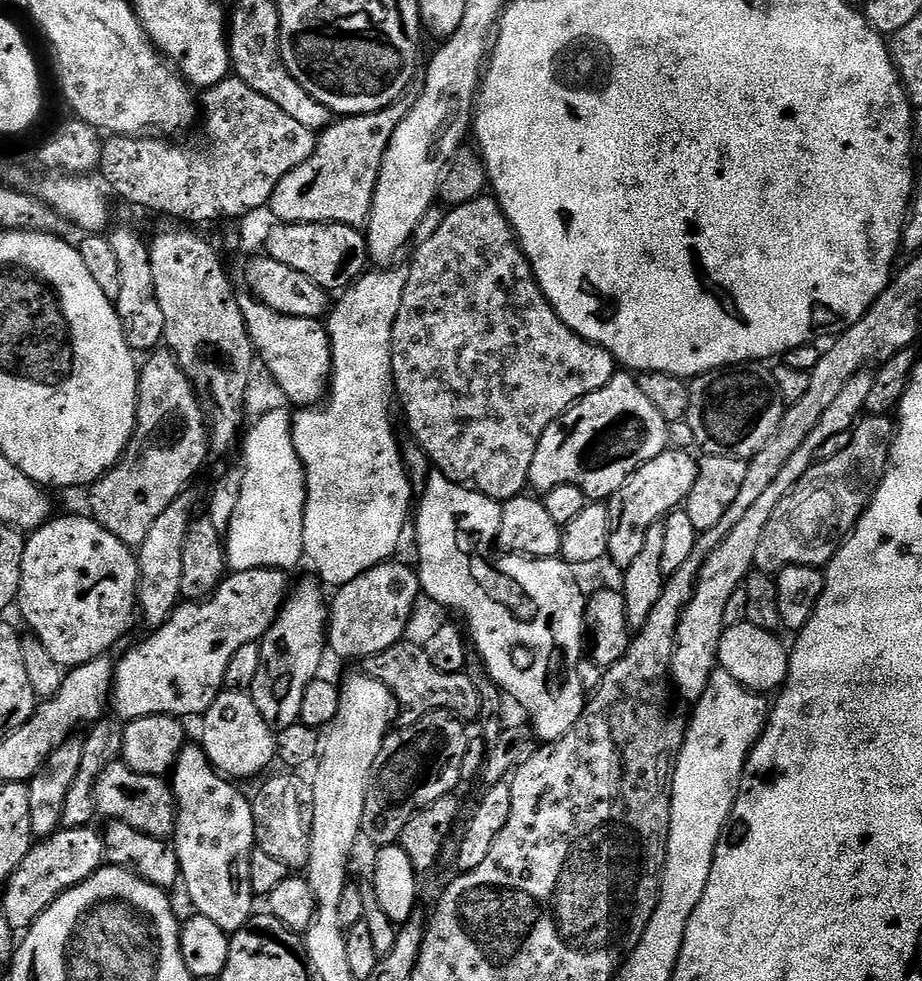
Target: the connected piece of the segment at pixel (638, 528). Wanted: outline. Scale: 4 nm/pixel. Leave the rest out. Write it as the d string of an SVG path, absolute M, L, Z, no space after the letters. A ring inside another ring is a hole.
M670 446L658 458L650 458L625 482L618 493L620 509L617 507L612 521L612 533L610 534L610 546L608 547L607 559L613 560L620 570L630 566L634 558L642 550L646 542L646 530L650 526L661 523L668 513L677 507L679 502L687 501L690 490L696 481L698 467L697 457L692 457L688 452L679 452L676 446Z

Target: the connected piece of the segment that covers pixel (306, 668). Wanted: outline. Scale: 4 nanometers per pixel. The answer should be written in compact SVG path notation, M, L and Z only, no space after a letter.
M311 578L312 580L304 580L300 585L295 585L294 591L289 595L288 599L284 602L284 608L277 616L276 621L272 623L272 629L264 635L263 640L259 641L260 653L262 654L262 662L258 666L258 678L254 678L252 687L250 689L250 695L252 701L258 706L258 714L262 714L262 718L266 718L266 722L269 724L273 730L281 730L286 727L290 727L292 724L297 723L300 719L300 710L302 708L302 694L306 694L306 686L310 686L310 682L317 679L321 675L320 663L324 660L324 652L326 656L326 633L328 631L328 626L330 623L330 608L326 603L326 596L324 600L325 589L322 587L321 581L316 578Z

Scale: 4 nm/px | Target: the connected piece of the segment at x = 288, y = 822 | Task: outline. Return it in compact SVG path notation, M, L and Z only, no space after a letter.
M300 774L286 775L290 776L269 775L269 780L257 790L256 796L251 797L256 846L259 851L278 858L290 870L304 870L308 867L314 826L314 790Z

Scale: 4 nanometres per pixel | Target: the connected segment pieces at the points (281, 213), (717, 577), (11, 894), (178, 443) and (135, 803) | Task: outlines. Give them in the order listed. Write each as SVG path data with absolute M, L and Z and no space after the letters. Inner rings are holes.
M401 98L377 112L333 119L317 135L314 154L310 154L302 166L294 166L294 170L278 182L270 201L275 219L282 224L349 224L352 228L367 225L382 158L409 107L409 101Z
M865 370L857 376L852 376L850 382L842 386L838 398L834 398L833 404L826 409L826 414L818 418L818 426L810 430L810 438L806 438L806 442L802 442L802 446L794 450L793 456L786 461L786 466L782 466L778 478L774 478L773 484L751 504L749 512L739 520L738 526L734 526L734 530L730 530L730 534L726 534L722 543L705 558L700 577L696 579L692 601L680 619L676 631L676 653L672 655L670 680L675 691L676 688L680 691L682 699L689 702L700 700L708 685L708 679L713 672L717 671L716 651L726 627L727 603L756 568L758 542L762 542L762 530L766 530L766 522L770 522L770 514L774 514L774 506L778 506L778 502L782 502L782 498L786 498L790 490L794 490L794 486L803 478L806 470L810 470L813 464L817 463L816 451L818 446L822 446L822 442L834 438L834 434L852 431L864 412L872 377L873 373Z
M61 827L59 832L53 836L45 837L39 842L33 843L32 848L22 858L22 862L14 870L14 874L9 876L3 885L4 896L2 902L6 906L6 919L9 920L13 930L27 930L31 928L35 920L45 912L46 909L55 902L66 890L86 882L100 868L105 867L104 859L104 837L99 831L95 832L95 827L86 828L66 828Z
M156 350L145 360L148 361L145 364L143 361L139 369L136 429L132 440L120 461L91 485L87 493L88 504L92 507L92 519L129 546L142 543L146 534L150 534L150 526L158 522L158 514L162 514L162 510L166 510L166 506L170 506L170 502L177 500L182 493L189 491L188 483L199 474L200 467L207 462L208 456L210 457L206 409L200 397L196 395L196 389L188 381L188 376L181 370L176 357L167 350Z
M110 762L96 779L96 810L101 817L108 816L118 822L126 822L126 826L134 826L142 834L157 836L159 840L168 840L176 831L178 819L178 805L176 795L172 793L171 783L164 780L160 774L153 774L148 770L137 770L123 762Z

